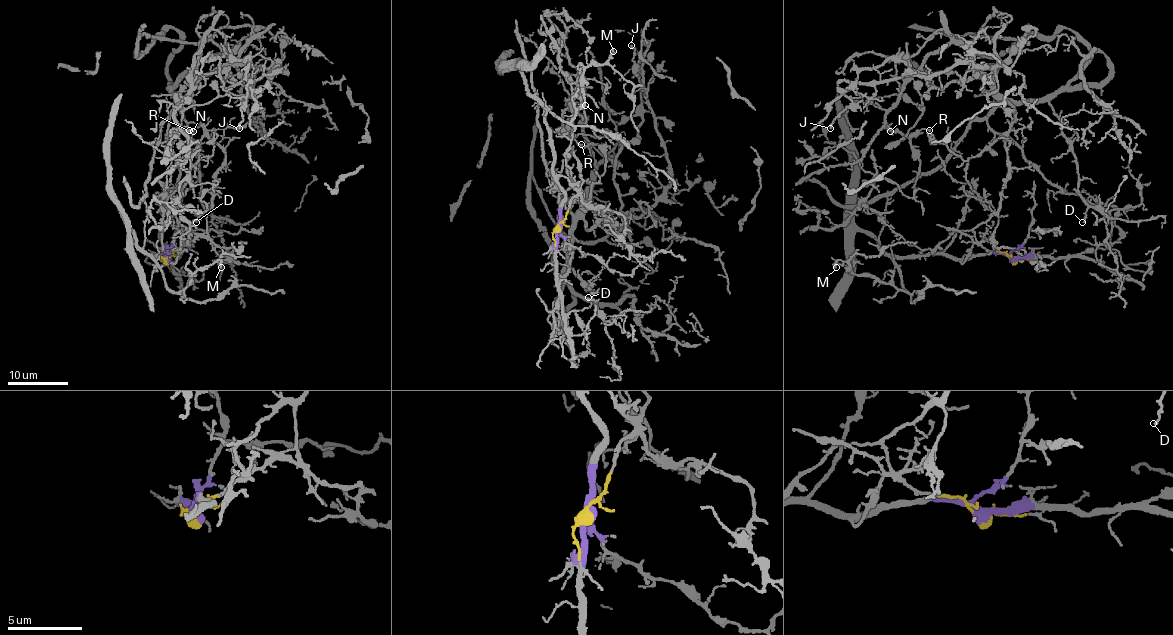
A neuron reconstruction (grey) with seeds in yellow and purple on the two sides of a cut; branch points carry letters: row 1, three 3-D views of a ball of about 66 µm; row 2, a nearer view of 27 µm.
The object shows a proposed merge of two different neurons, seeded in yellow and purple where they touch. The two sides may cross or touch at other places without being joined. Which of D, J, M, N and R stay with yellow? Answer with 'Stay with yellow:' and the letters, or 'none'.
Stay with yellow: D, J, N, R

